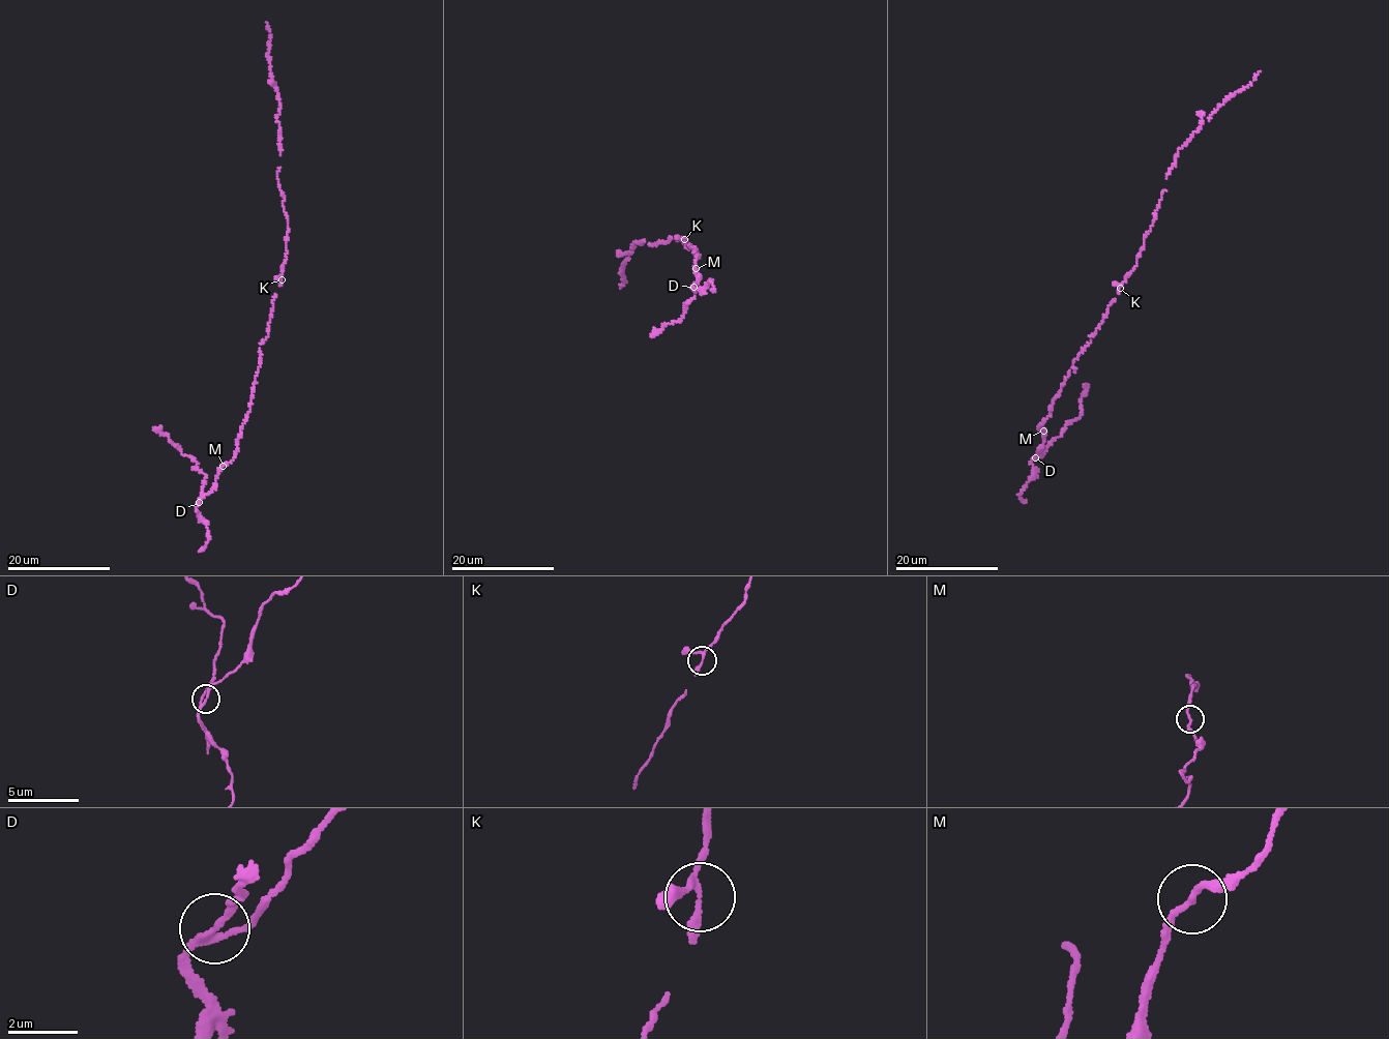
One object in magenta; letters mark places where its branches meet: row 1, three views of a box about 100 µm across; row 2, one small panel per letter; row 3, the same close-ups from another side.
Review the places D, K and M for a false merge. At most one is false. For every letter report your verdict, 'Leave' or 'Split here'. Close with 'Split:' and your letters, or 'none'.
D: Split here
K: Leave
M: Leave
Split: D

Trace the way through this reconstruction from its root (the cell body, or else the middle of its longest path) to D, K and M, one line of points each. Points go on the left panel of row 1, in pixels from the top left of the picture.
D: (269, 321), (268, 333), (261, 342), (249, 411), (237, 439), (236, 453), (219, 468), (216, 482), (199, 502)
K: (269, 321), (272, 301), (282, 279)
M: (269, 321), (268, 333), (261, 342), (260, 362), (249, 411), (237, 439), (236, 453), (222, 466)

